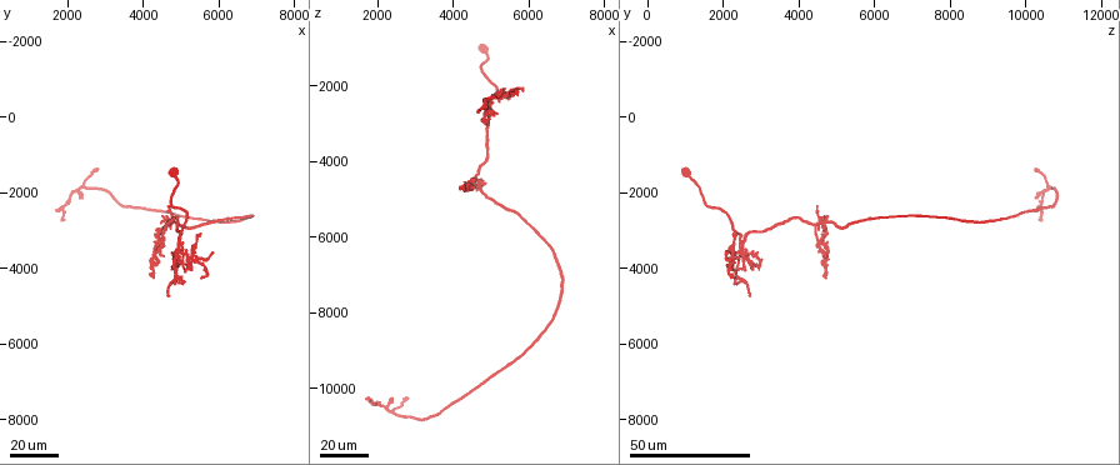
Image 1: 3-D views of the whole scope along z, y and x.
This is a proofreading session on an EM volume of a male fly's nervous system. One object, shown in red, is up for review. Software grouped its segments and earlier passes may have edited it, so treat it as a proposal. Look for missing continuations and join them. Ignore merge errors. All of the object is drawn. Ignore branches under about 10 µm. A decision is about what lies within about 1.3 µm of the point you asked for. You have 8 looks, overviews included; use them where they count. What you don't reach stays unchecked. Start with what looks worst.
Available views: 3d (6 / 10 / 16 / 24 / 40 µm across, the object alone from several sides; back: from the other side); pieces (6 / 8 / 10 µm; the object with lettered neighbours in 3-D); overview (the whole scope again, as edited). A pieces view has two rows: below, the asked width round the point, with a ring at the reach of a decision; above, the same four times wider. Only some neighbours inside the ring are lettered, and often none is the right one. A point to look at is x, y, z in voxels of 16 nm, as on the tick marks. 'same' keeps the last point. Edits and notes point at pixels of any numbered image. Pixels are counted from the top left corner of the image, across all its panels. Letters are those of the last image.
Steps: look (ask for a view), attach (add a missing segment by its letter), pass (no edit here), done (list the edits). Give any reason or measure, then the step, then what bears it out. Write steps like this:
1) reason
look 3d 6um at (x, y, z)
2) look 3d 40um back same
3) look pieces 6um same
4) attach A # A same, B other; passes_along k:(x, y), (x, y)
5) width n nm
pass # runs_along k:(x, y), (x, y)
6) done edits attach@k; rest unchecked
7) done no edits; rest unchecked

branch stops here
look 3d 40um at (1950, 2700, 10450)

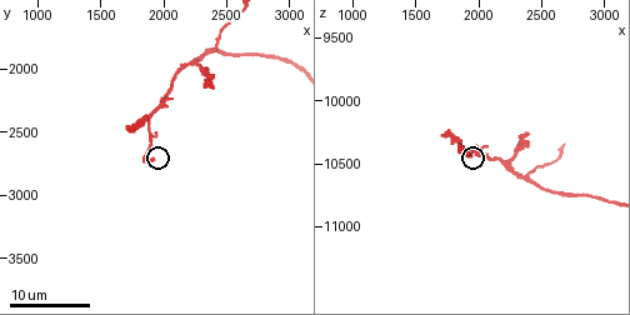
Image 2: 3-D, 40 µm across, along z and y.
look pieces 6um at (1920, 2720, 10420)

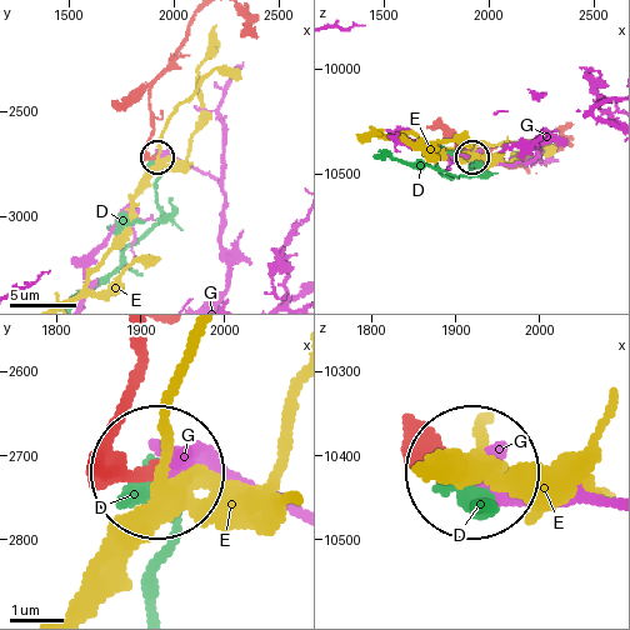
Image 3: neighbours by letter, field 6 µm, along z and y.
pass # D other, E other, G other; runs_along 3:(134, 343), (120, 436), (156, 473); no lettered segment goes on from it

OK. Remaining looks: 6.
free end
look 3d 24um at (2380, 2140, 10280)

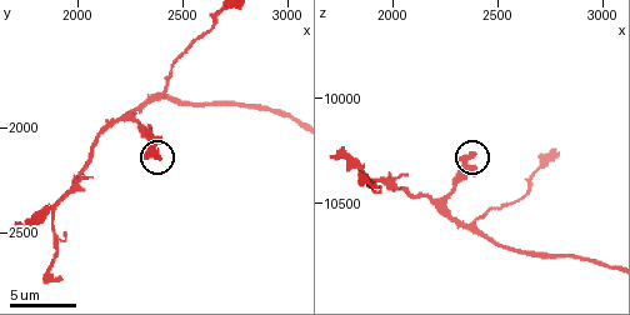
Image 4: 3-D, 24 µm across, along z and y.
look pieces 10um at (2380, 2130, 10270)

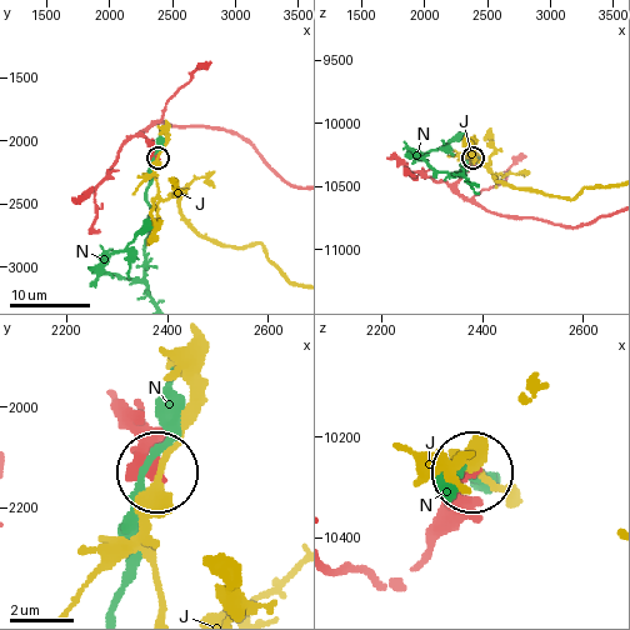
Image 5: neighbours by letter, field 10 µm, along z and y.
pass # J other, N other; runs_along 5:(425, 544), (465, 474); none of them fits

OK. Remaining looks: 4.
thin end
look 3d 40um at (5850, 3600, 2150)

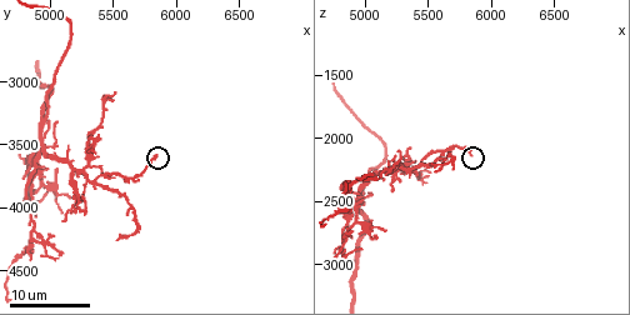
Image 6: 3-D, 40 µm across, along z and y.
look pieces 8um same

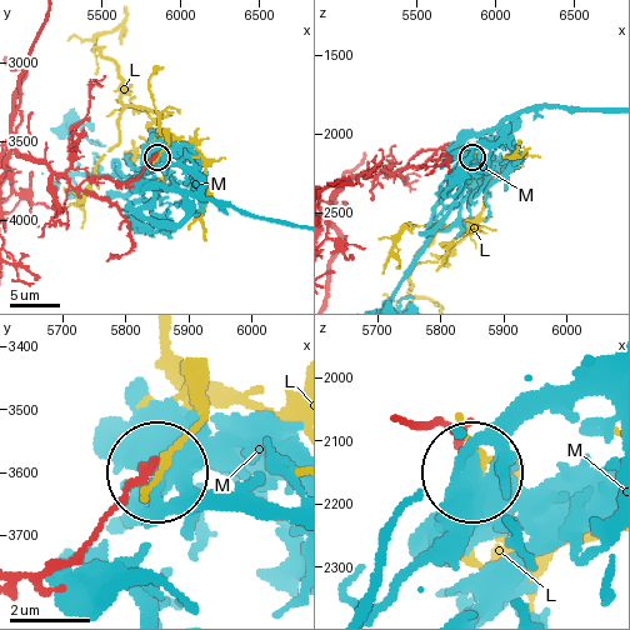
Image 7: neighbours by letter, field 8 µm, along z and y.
pass # L other, M other; none of them fits

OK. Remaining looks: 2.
free end
look 3d 40um at (2750, 1450, 10200)

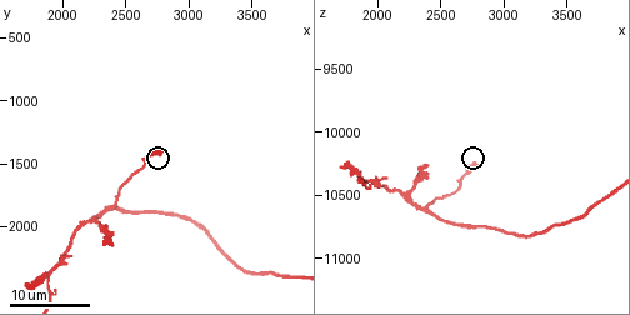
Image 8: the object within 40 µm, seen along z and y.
look pieces 8um at (2800, 1380, 10260)

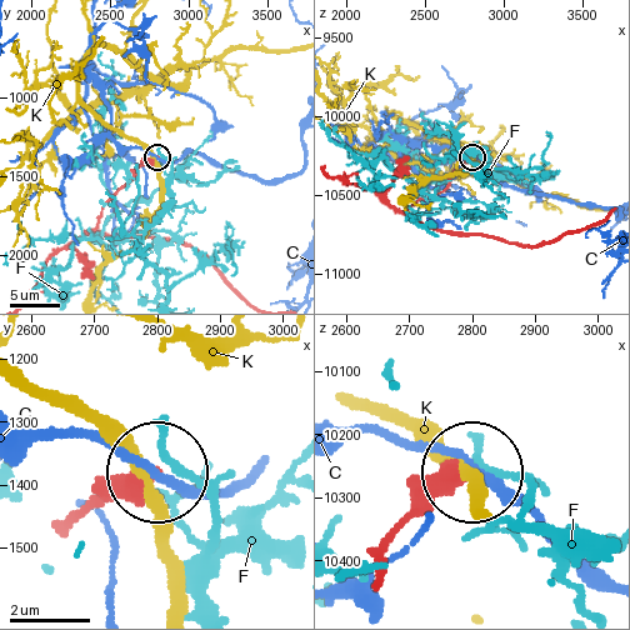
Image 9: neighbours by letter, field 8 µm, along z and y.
width 340 nm
pass # C other, F other, K other; runs_along 9:(69, 534), (156, 476); none of them fits

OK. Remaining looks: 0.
done no edits; rest unchecked

